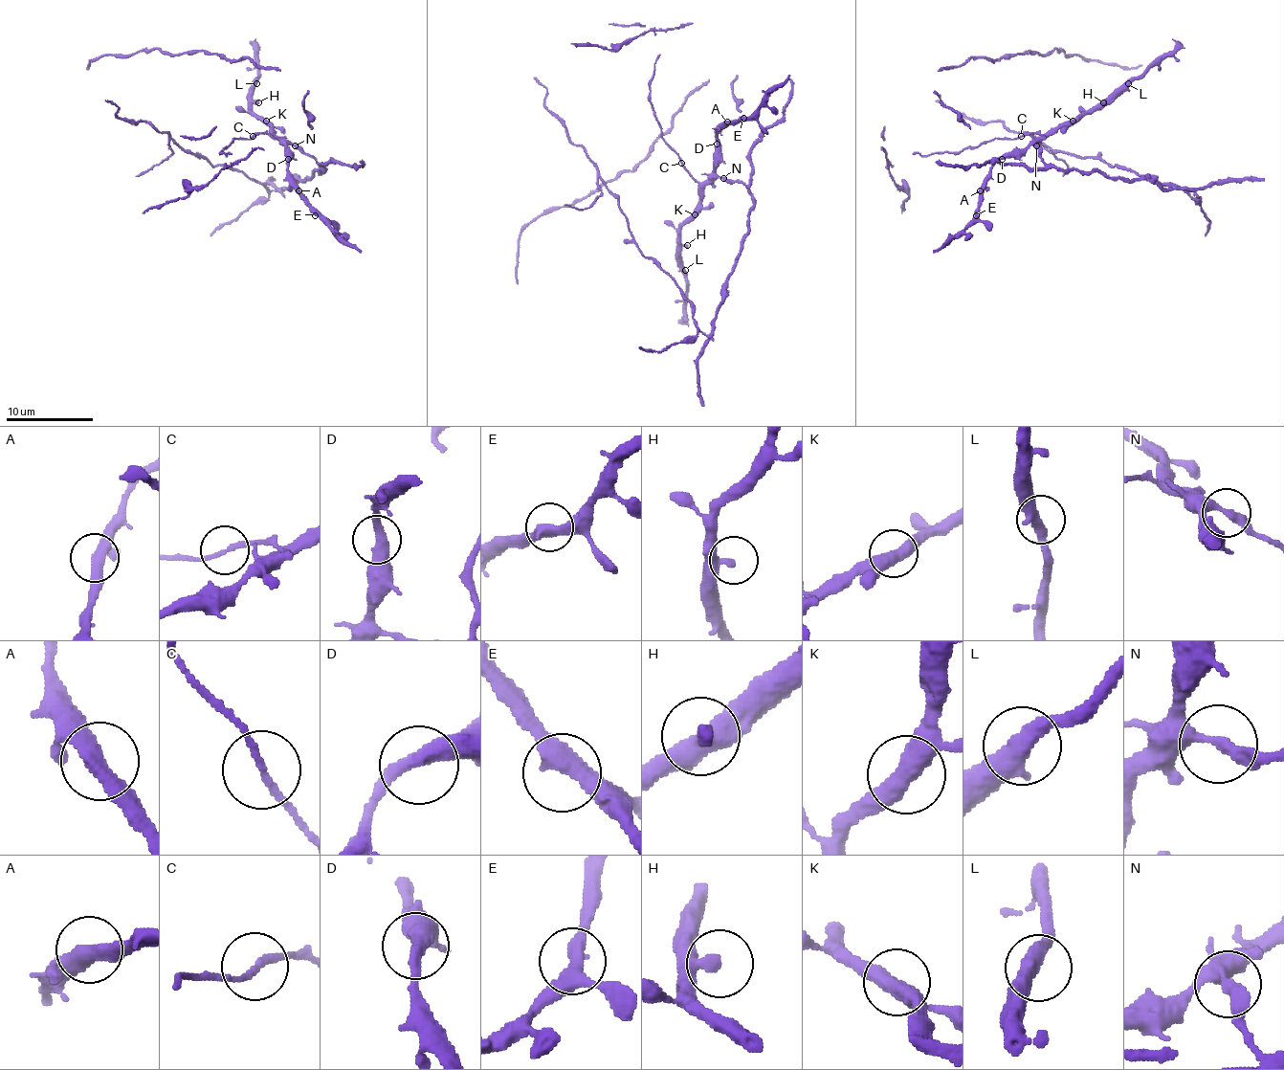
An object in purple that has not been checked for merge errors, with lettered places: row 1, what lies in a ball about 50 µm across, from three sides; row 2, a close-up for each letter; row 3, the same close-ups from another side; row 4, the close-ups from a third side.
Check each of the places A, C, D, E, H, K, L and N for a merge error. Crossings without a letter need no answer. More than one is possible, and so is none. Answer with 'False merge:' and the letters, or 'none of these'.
False merge: C, N

